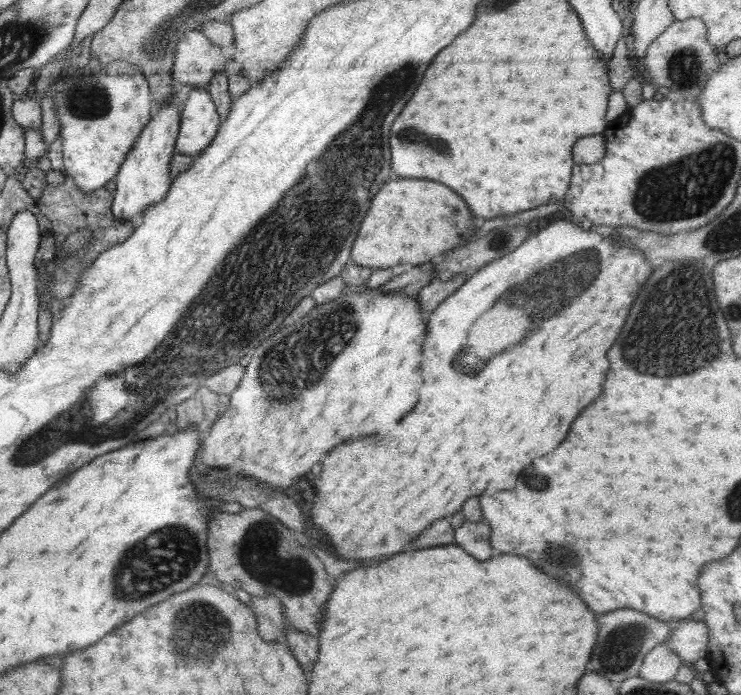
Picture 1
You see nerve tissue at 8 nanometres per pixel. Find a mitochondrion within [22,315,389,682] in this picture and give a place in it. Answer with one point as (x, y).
(154, 562)

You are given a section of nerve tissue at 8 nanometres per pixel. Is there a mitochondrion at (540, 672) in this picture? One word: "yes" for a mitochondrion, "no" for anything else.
no

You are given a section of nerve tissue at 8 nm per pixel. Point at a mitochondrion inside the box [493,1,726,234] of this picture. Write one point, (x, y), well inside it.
(684, 69)

